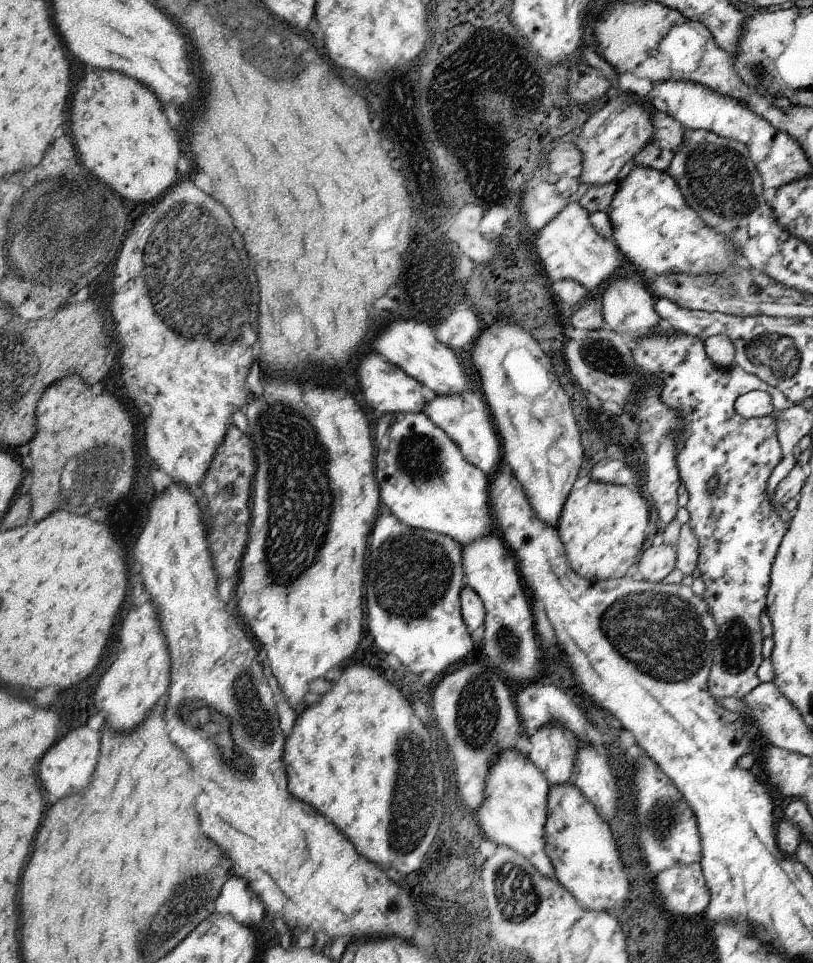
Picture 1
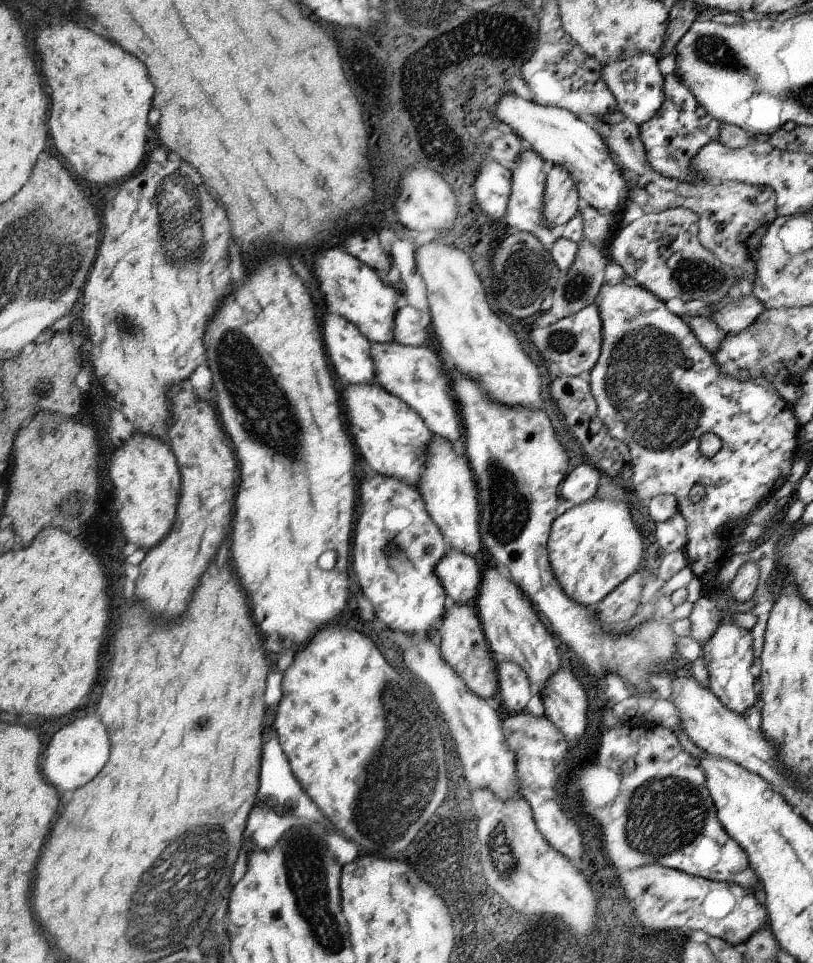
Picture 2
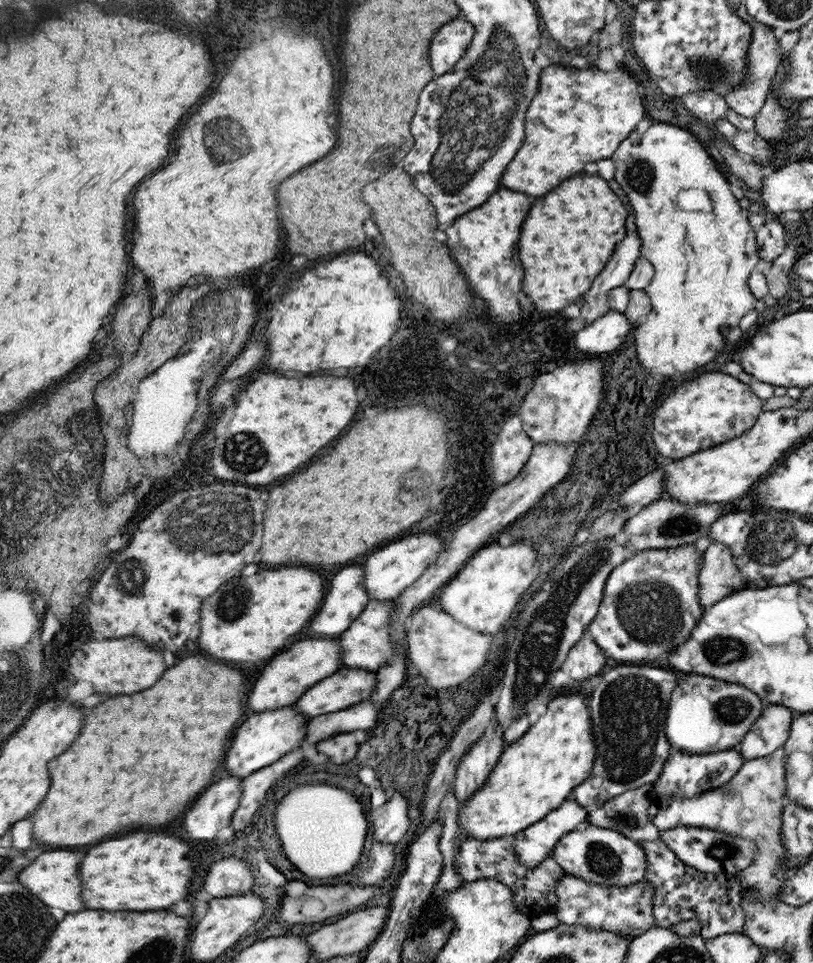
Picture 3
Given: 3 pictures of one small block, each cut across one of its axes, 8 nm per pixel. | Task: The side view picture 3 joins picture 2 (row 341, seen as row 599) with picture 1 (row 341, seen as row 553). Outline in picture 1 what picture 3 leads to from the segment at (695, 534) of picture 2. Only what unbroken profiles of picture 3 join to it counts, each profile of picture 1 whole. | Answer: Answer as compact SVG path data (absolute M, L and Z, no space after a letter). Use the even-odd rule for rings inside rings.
M663 332L649 334L639 342L631 344L633 360L639 370L649 372L661 384L661 402L669 408L677 410L683 416L683 436L685 440L677 444L677 468L681 474L681 484L689 494L687 512L689 512L689 526L695 530L699 538L699 558L697 570L699 578L705 584L701 598L707 602L711 616L715 618L717 638L713 640L713 670L707 676L709 692L715 698L745 698L759 686L755 670L761 660L761 628L759 628L759 614L767 608L765 606L765 592L769 592L771 584L771 564L777 556L779 544L789 530L789 522L783 522L771 502L765 496L767 476L771 474L773 466L779 462L779 440L775 438L775 416L761 416L761 418L743 418L735 412L737 396L747 392L767 392L771 396L773 412L779 414L793 404L787 400L783 392L765 384L759 376L745 372L743 368L735 366L729 370L719 368L713 364L705 352L703 340L695 336L665 336ZM717 480L711 488L709 482Z

